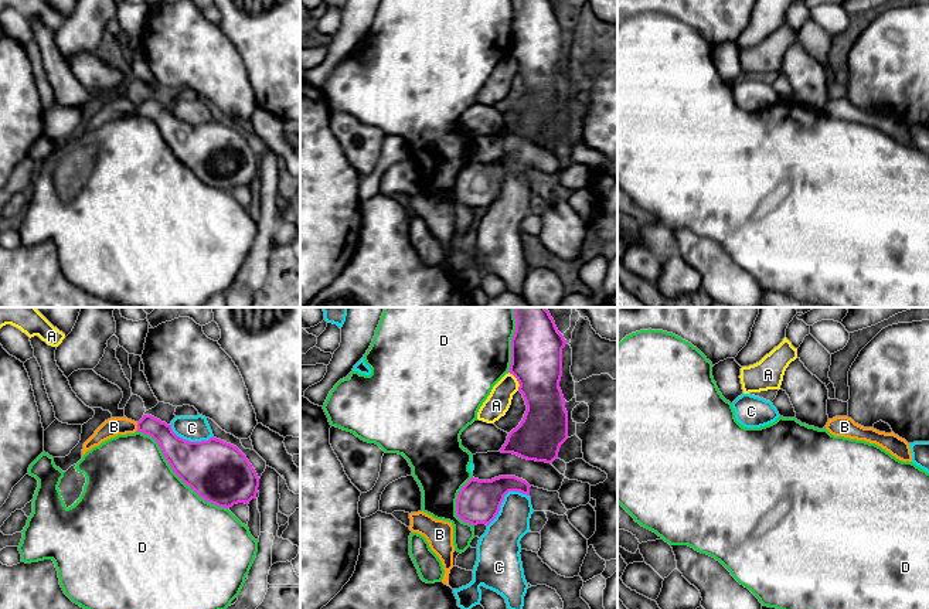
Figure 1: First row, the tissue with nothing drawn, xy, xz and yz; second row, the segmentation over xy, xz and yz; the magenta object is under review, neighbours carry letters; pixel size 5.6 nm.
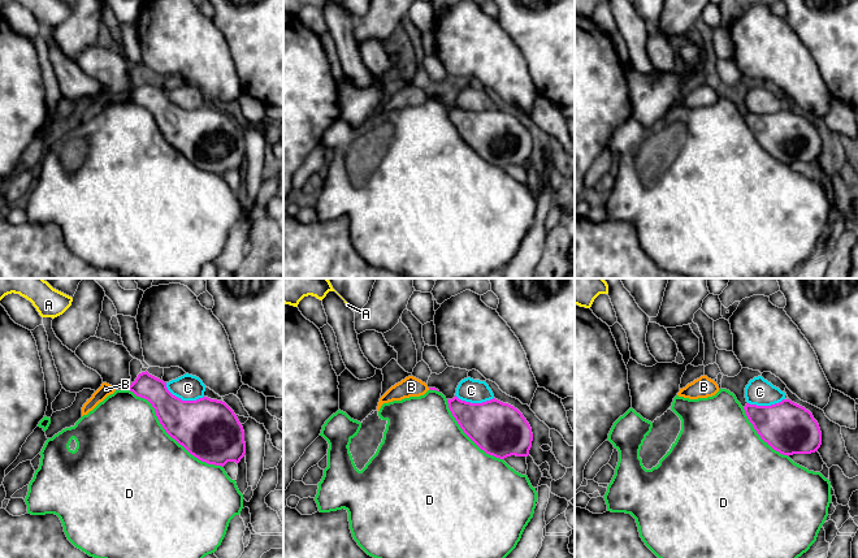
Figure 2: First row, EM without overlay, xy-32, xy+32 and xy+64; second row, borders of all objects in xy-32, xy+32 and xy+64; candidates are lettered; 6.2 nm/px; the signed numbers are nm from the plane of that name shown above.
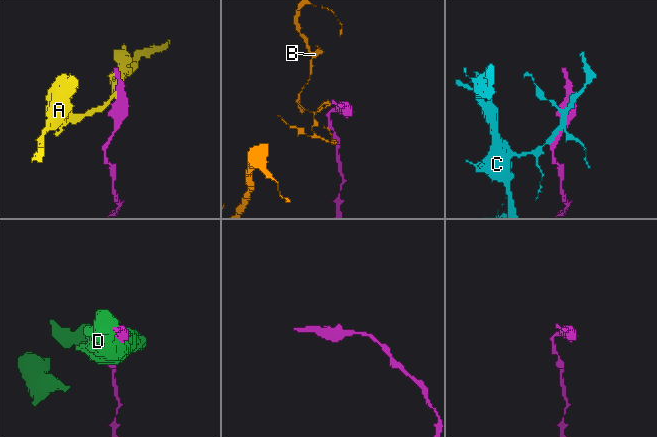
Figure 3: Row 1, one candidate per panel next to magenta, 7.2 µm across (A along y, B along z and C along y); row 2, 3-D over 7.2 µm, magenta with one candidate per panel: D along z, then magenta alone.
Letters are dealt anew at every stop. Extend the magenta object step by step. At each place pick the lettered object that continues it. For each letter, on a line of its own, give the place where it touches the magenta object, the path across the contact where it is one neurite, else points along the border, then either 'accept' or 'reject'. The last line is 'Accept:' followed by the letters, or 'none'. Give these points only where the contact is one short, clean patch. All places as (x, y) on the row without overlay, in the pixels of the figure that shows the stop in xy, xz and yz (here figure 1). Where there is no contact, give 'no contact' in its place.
A: xz (517, 63) | reject
B: xy (138, 109) | reject
C: xz (503, 181) | reject
D: xy (176, 156) | reject
Accept: none

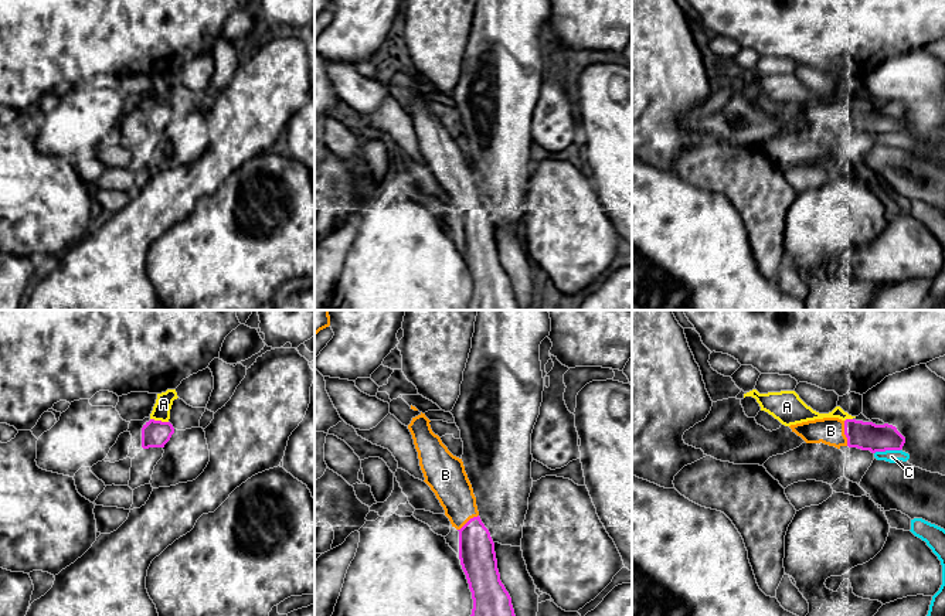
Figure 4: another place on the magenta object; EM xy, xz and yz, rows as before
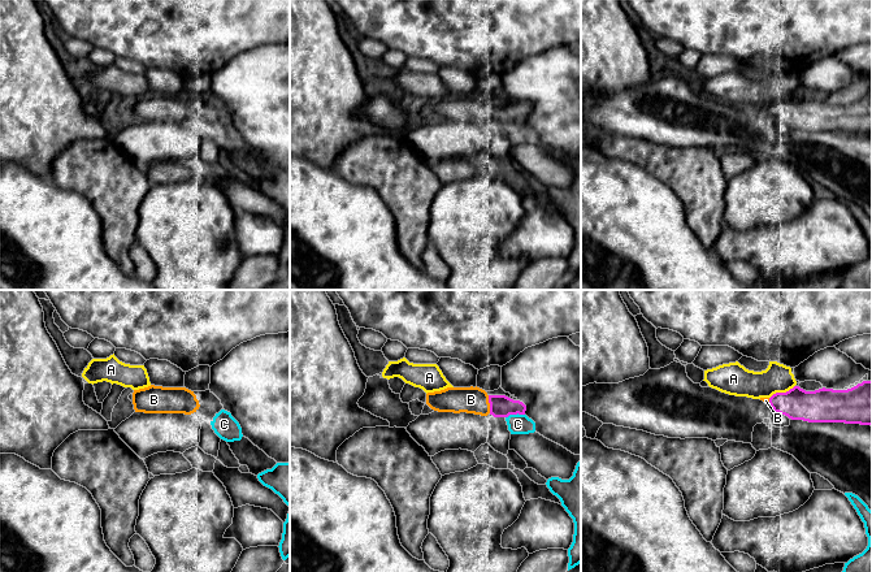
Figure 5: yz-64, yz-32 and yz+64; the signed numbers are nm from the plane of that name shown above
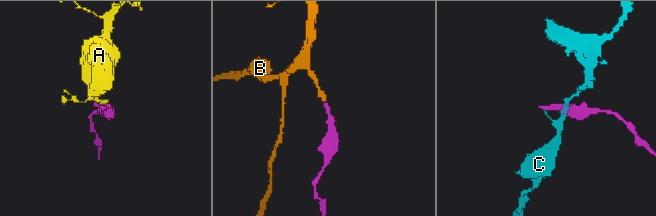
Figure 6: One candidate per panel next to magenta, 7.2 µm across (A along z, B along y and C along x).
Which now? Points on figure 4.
A: xy (159, 104) | reject
B: yz (845, 116) | accept
C: yz (887, 132) | reject
Accept: B

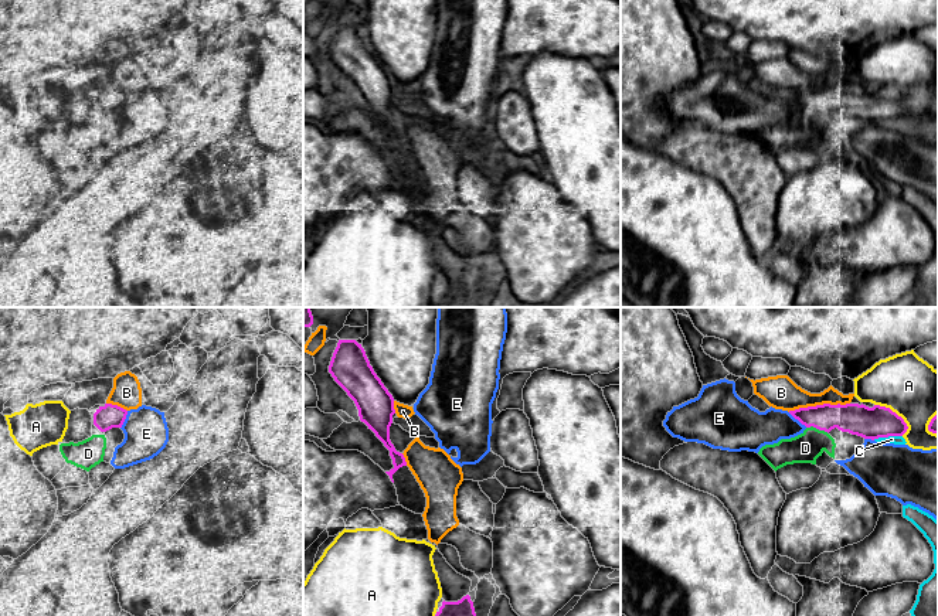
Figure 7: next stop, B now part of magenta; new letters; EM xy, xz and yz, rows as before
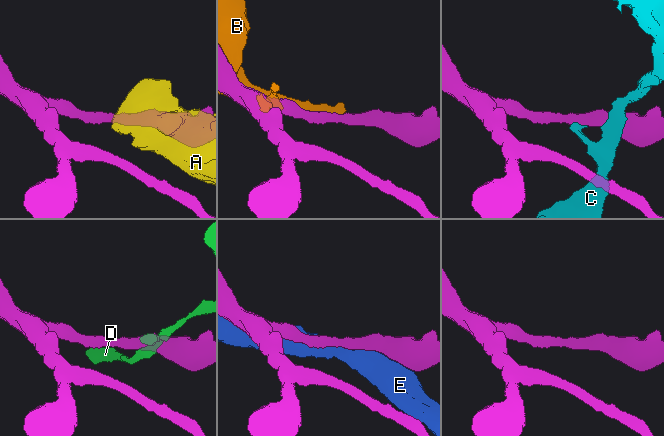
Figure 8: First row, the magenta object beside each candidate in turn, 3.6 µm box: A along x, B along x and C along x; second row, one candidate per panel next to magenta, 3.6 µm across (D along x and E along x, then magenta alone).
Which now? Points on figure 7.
A: yz (894, 95) | reject
B: yz (818, 88) | reject
C: yz (887, 119) | reject
D: yz (818, 111) | along yz (806, 109), (815, 109), (828, 116) | reject
E: yz (798, 102) | reject
Accept: none

